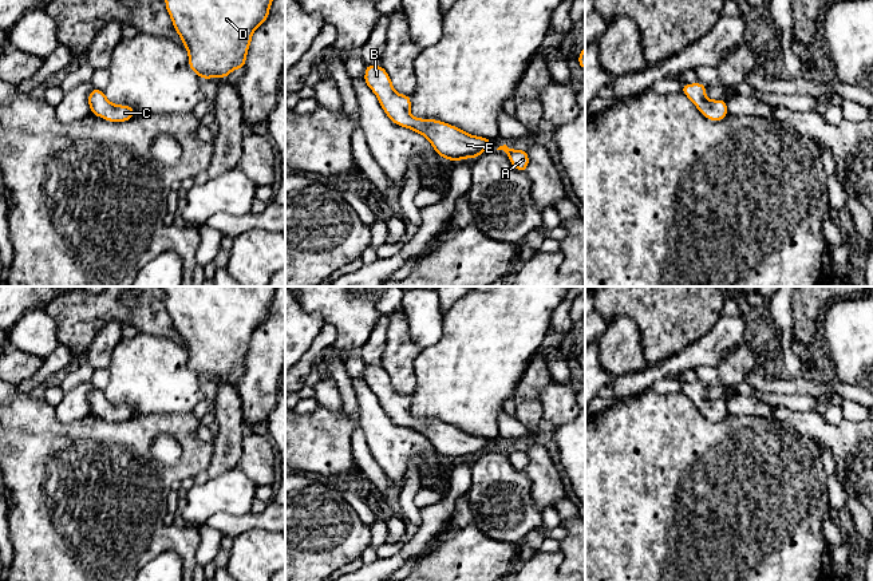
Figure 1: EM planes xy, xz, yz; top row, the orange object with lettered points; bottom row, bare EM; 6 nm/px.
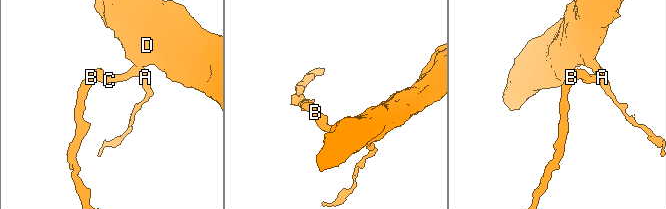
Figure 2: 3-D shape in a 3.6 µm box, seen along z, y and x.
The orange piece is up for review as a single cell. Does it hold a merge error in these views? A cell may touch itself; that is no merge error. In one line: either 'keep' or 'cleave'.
keep

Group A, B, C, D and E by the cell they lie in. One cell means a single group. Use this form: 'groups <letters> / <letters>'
groups A B C D E

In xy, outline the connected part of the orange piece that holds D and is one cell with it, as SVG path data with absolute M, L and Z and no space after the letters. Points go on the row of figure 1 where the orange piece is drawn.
M273 0L165 1L189 52L189 67L210 79L244 68L253 31L268 19Z

